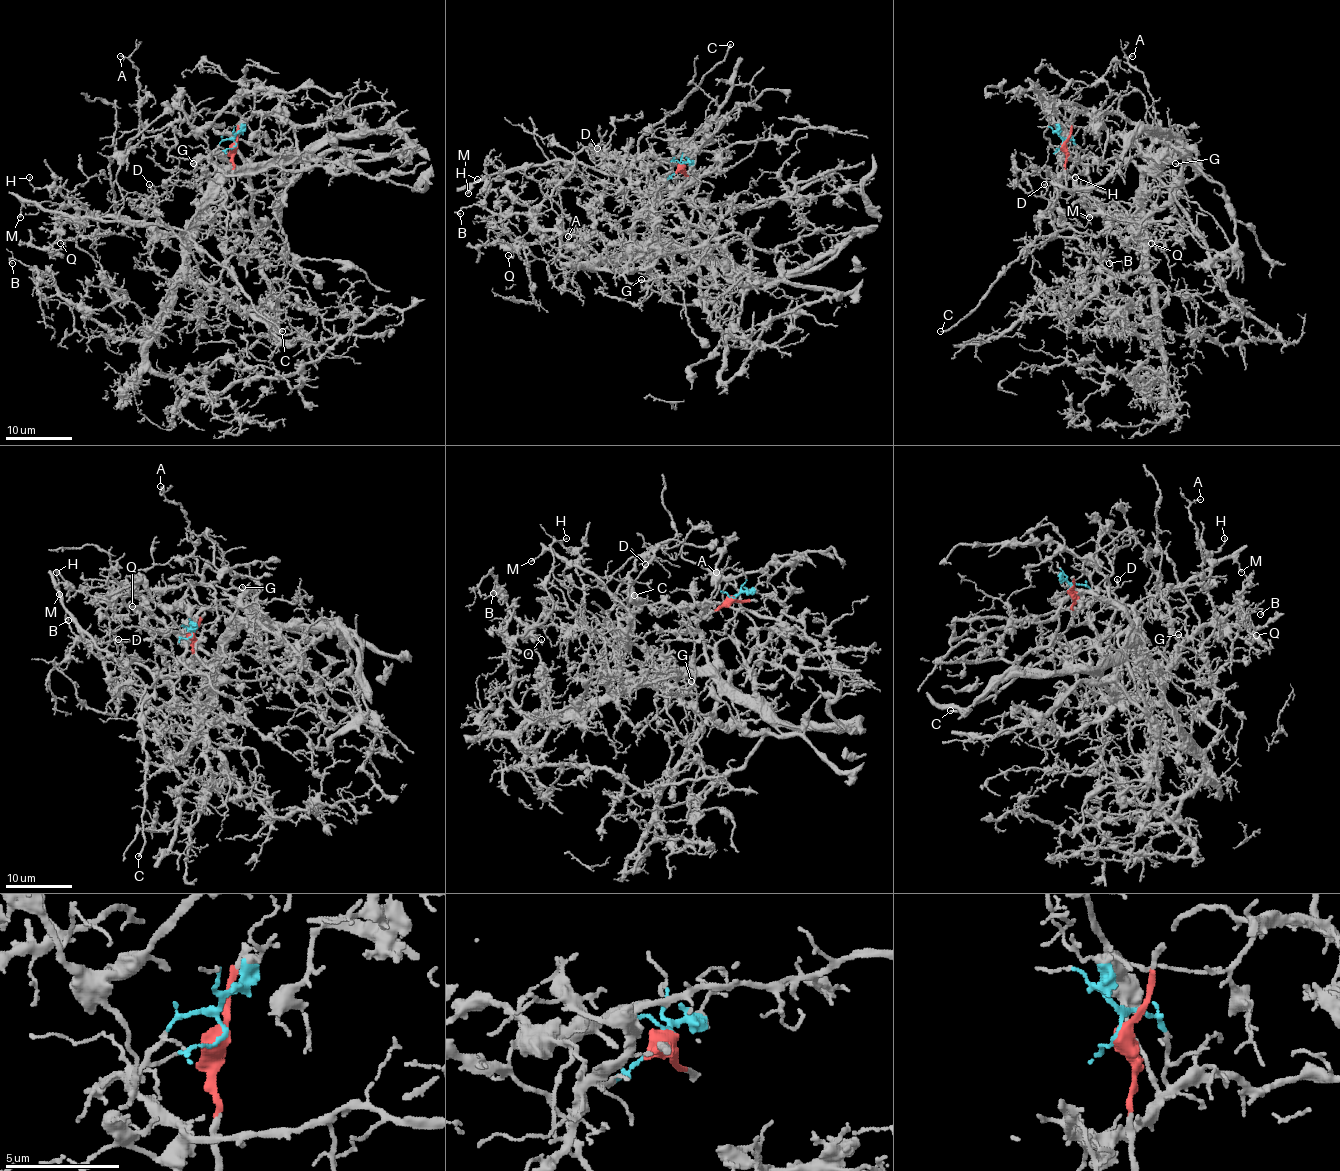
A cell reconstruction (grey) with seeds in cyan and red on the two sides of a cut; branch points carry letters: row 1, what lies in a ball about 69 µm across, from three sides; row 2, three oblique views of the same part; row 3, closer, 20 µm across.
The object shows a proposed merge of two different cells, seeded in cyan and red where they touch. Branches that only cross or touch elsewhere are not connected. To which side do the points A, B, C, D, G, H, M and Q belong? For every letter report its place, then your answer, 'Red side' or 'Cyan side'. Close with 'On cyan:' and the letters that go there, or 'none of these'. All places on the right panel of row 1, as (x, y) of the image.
A: Place: (1132, 56). Cyan side
B: Place: (1109, 263). Cyan side
C: Place: (940, 331). Red side
D: Place: (1044, 184). Cyan side
G: Place: (1175, 163). Cyan side
H: Place: (1075, 177). Cyan side
M: Place: (1089, 217). Red side
Q: Place: (1151, 243). Cyan side
On cyan: A, B, D, G, H, Q

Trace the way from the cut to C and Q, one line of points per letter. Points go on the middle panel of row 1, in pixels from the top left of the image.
C: (682, 166), (681, 169), (672, 161), (653, 157), (634, 159), (638, 141), (677, 108), (724, 58), (730, 45)
Q: (682, 166), (656, 181), (649, 204), (646, 222), (667, 242), (610, 243), (573, 234), (499, 242), (509, 255)

